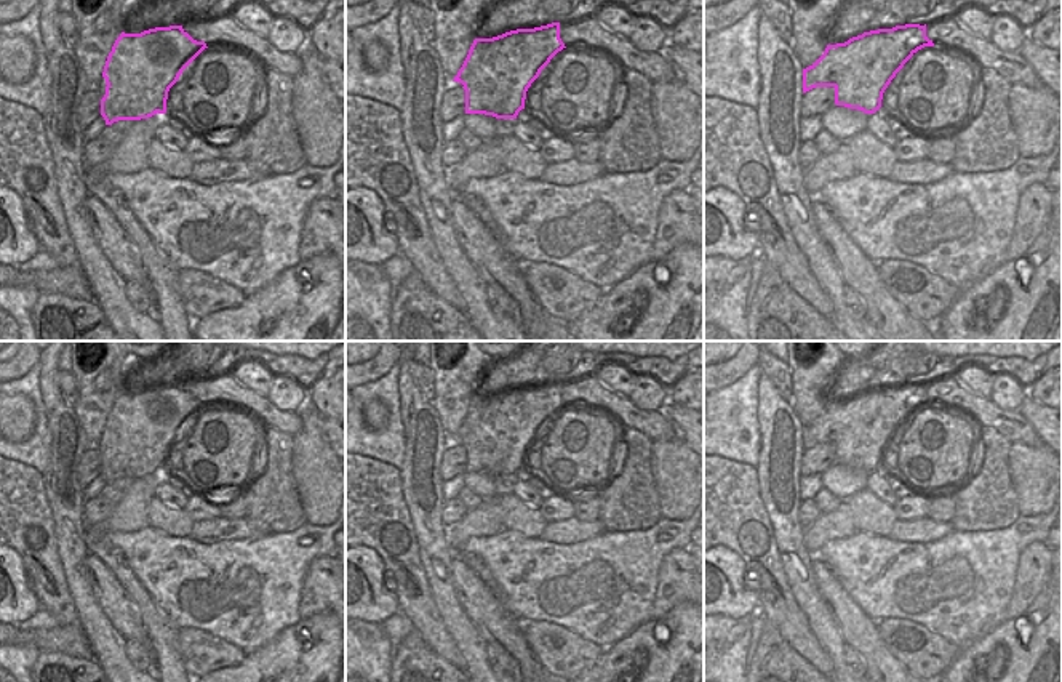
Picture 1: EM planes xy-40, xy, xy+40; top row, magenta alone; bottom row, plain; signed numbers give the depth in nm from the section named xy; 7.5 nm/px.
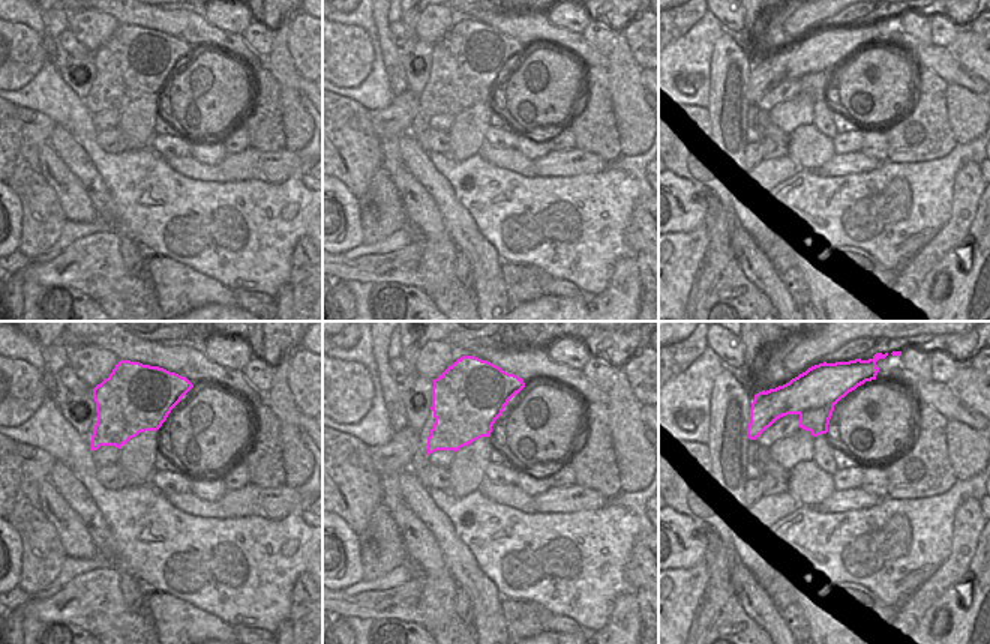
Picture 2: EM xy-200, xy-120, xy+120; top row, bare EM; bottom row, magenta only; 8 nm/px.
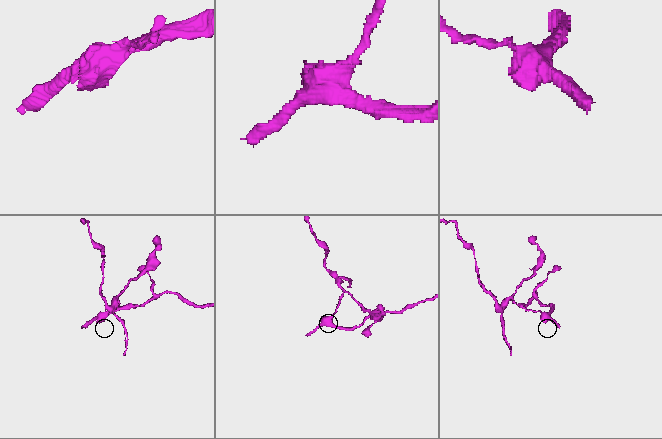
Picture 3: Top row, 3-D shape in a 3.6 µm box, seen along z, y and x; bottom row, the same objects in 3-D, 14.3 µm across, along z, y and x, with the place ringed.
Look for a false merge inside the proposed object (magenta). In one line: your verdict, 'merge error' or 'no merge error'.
merge error

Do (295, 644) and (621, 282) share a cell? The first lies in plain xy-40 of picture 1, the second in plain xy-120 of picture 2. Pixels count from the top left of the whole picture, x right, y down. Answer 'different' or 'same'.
same

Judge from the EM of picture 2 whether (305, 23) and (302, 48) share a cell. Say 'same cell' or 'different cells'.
same cell

